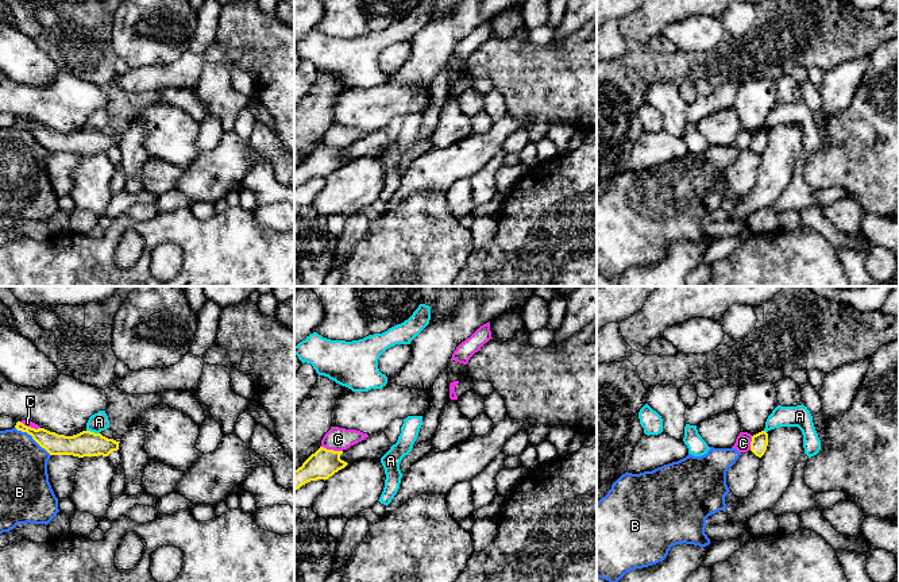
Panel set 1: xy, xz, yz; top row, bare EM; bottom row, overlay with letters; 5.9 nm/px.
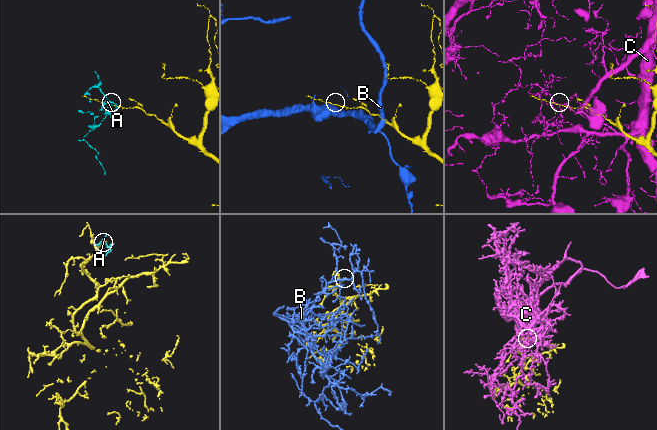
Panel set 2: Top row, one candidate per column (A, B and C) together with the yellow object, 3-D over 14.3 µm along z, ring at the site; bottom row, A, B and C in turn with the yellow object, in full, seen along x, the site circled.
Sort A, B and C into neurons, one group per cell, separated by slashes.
A / B / C

